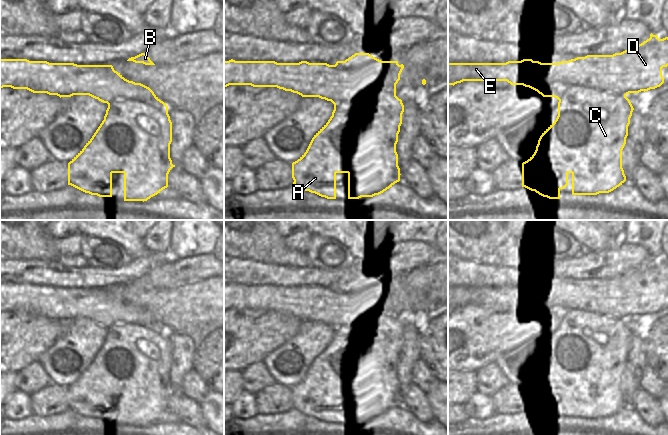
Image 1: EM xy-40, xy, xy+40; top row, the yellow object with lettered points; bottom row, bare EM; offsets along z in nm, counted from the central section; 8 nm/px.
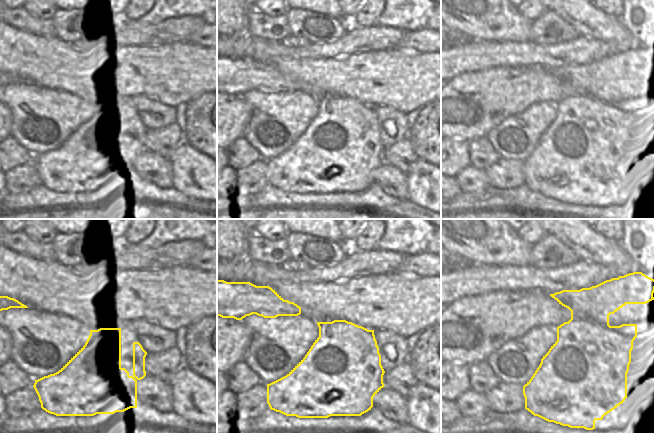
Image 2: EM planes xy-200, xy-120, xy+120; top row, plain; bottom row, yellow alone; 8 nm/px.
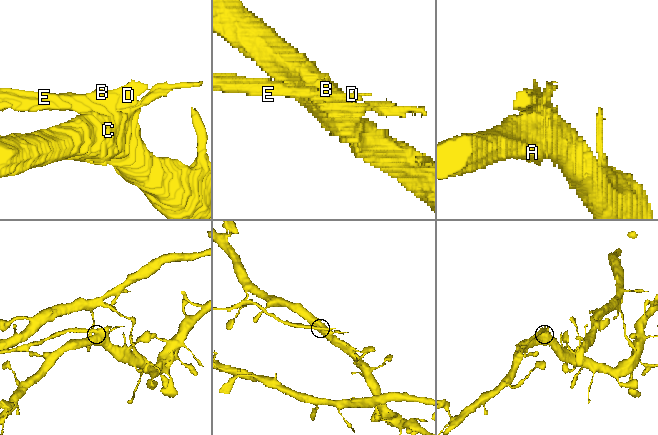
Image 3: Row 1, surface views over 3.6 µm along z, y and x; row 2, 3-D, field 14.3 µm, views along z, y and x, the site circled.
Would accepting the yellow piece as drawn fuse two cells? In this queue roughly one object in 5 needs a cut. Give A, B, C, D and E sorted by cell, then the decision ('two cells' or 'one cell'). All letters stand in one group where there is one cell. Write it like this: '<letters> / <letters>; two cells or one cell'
A B C D / E; two cells

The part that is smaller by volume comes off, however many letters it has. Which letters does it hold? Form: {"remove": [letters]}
{"remove": ["E"]}

